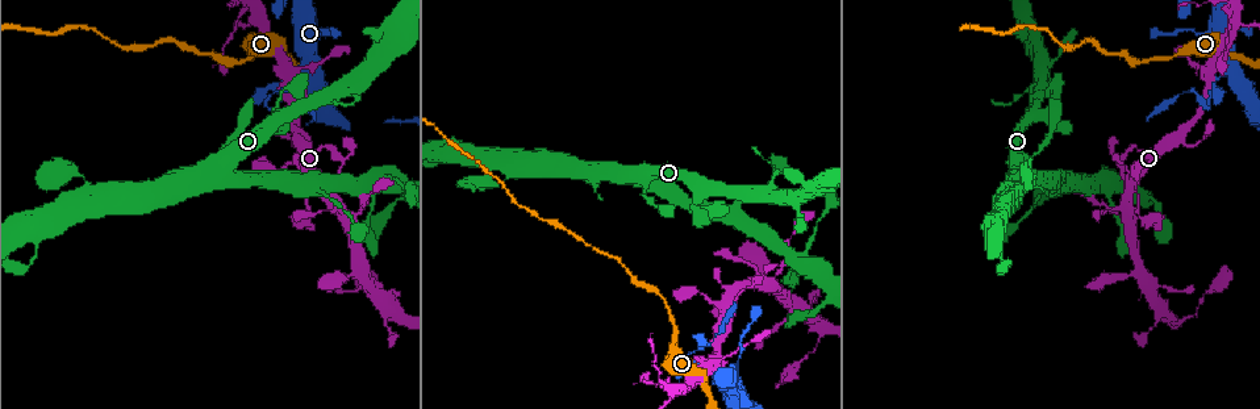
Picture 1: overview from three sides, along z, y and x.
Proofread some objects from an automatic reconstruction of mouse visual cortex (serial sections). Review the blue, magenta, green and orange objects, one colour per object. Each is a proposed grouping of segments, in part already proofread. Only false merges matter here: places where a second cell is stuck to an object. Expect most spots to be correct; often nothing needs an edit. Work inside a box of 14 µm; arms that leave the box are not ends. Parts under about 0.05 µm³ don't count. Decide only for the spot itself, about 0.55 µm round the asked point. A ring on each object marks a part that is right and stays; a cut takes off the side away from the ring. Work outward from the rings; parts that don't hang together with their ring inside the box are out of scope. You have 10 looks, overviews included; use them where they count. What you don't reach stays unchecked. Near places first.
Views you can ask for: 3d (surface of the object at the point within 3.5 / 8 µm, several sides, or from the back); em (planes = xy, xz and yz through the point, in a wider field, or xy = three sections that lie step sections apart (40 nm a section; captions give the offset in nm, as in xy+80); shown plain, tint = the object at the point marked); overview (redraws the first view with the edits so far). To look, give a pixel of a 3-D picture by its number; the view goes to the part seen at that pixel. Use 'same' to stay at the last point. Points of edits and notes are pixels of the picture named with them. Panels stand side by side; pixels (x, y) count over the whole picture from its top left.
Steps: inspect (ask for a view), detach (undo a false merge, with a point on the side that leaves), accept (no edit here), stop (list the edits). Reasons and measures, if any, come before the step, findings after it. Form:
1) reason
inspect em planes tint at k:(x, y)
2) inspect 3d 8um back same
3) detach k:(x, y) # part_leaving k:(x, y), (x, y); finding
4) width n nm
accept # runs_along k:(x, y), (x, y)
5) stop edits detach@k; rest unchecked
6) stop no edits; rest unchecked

abrupt turn
inspect 3d 3.5um at 1:(1215, 88)

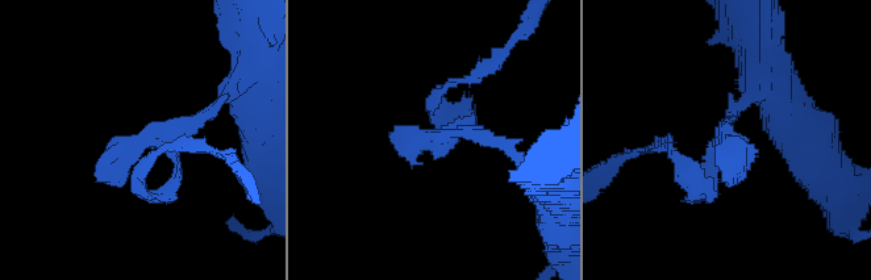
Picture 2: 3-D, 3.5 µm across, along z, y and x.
now the EM
inspect em xy step 5 tint at 2:(721, 139)

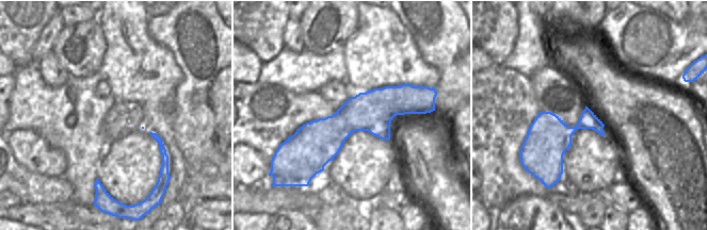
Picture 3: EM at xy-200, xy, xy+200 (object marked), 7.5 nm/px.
width 300 nm
detach 2:(709, 182) # part_leaving 2:(713, 163), (709, 196), (669, 147); a second cell is stuck on

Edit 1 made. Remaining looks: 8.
looks like a crossing
inspect 3d 3.5um at 1:(806, 254)

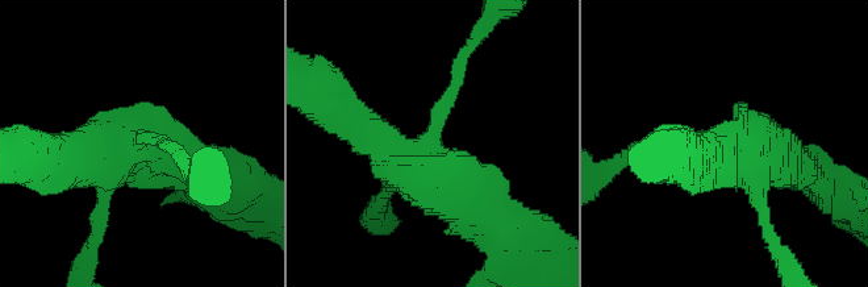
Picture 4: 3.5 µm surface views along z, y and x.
inspect em planes tint at 4:(132, 142)

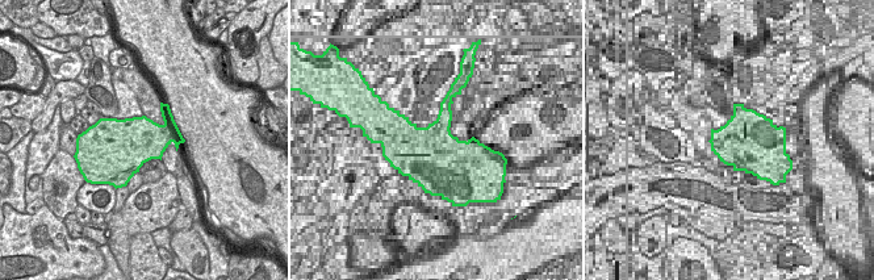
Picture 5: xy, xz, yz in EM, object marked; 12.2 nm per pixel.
inspect em xy step 2 tint same

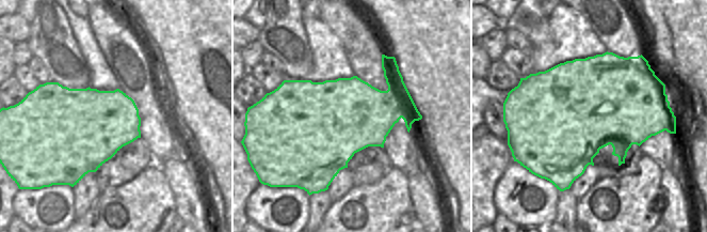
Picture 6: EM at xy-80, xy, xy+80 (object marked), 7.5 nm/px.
accept # runs_along 4:(336, 105), (476, 204); one cell here

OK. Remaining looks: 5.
abrupt turn
inspect 3d 3.5um at 1:(1185, 319)

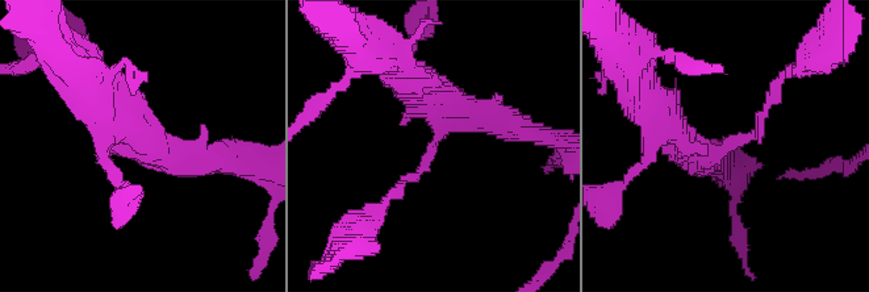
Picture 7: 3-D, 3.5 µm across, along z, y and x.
arm_widths 150, 400 nm; now the EM
inspect em xy step 1 tint at 7:(433, 150)

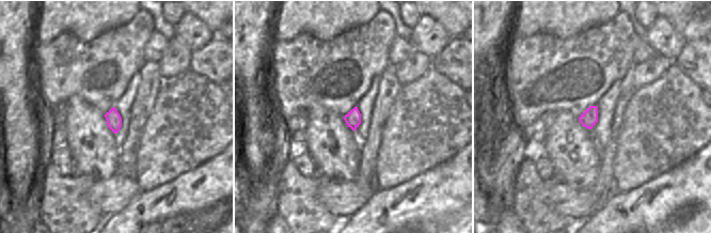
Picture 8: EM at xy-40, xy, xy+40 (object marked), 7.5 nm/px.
accept # runs_along 7:(408, 80), (437, 103), (437, 141), (396, 191); all the same cell

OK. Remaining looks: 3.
inspect 3d 8um at 1:(33, 240)

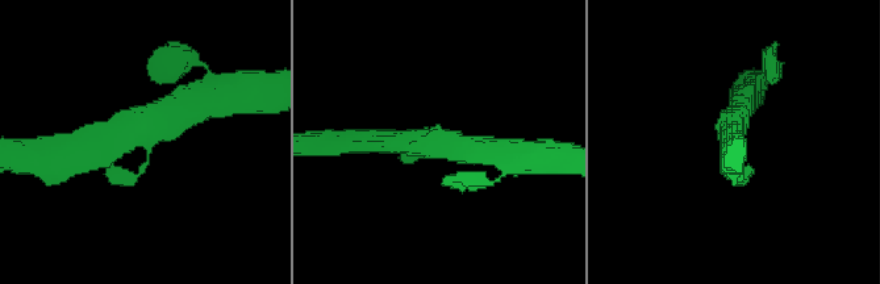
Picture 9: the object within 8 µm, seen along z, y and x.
closer look
inspect 3d 3.5um at 9:(144, 143)

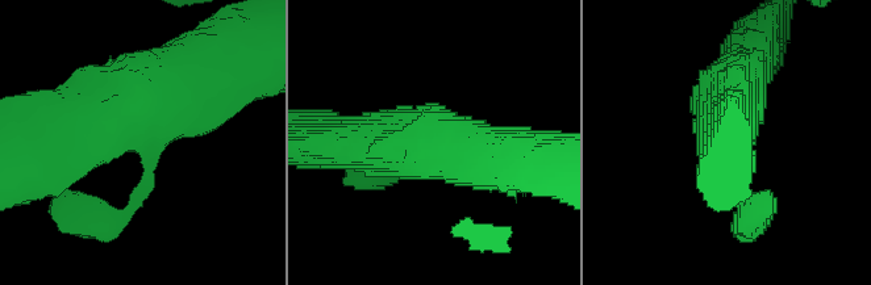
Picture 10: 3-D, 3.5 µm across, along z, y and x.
accept # runs_along 10:(215, 61), (69, 145); continuous, no second cell

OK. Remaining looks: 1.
stop edits detach@2; rest unchecked

